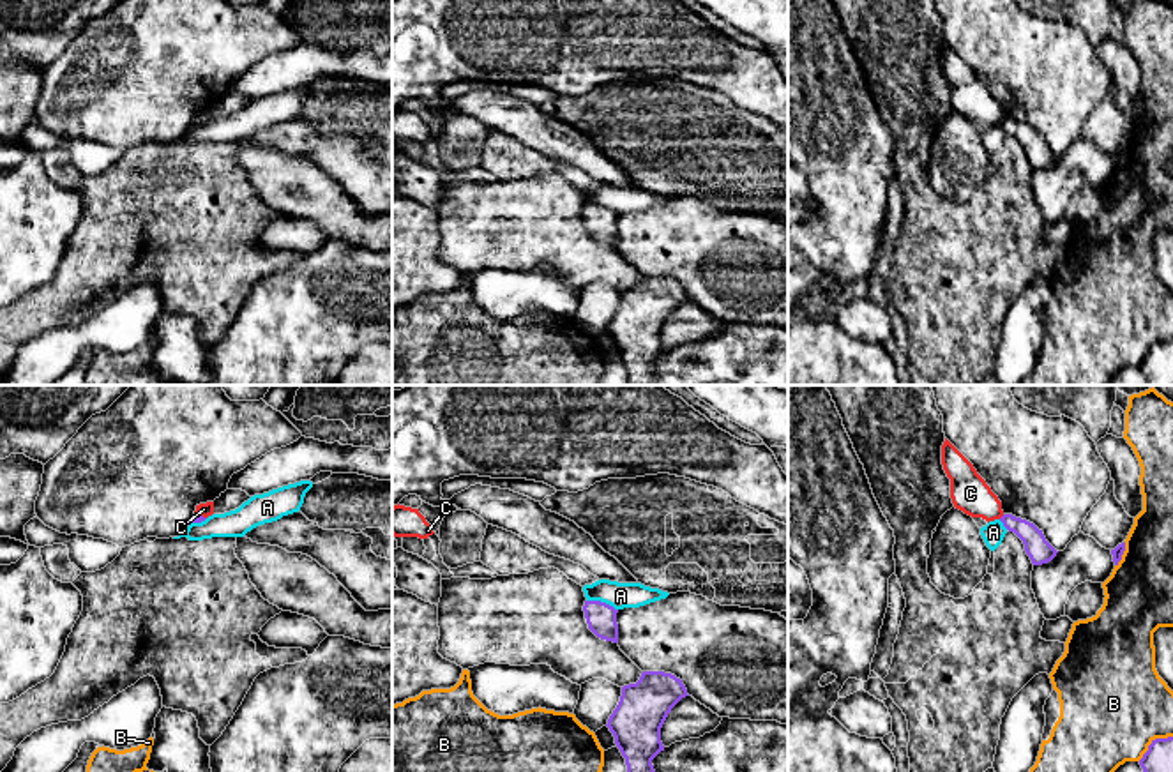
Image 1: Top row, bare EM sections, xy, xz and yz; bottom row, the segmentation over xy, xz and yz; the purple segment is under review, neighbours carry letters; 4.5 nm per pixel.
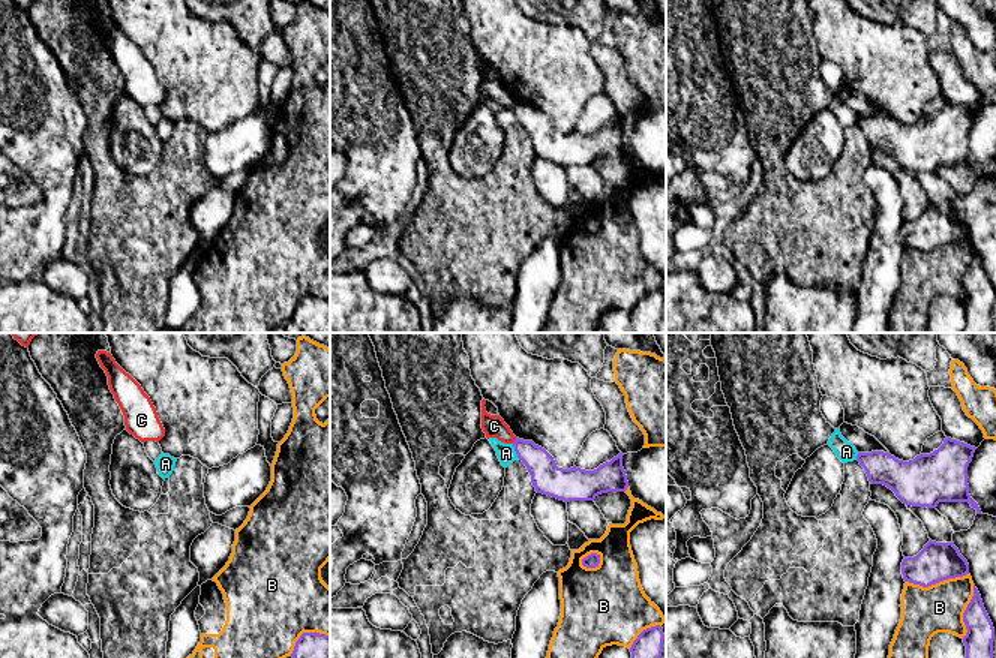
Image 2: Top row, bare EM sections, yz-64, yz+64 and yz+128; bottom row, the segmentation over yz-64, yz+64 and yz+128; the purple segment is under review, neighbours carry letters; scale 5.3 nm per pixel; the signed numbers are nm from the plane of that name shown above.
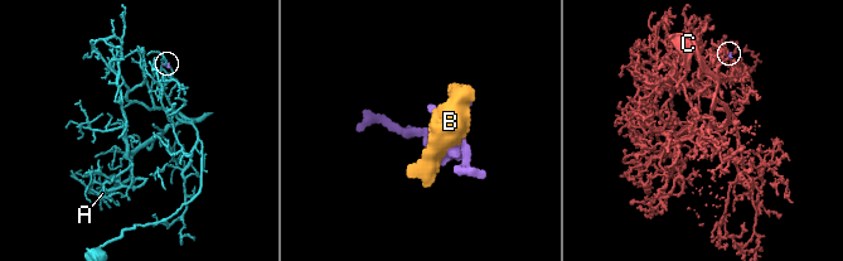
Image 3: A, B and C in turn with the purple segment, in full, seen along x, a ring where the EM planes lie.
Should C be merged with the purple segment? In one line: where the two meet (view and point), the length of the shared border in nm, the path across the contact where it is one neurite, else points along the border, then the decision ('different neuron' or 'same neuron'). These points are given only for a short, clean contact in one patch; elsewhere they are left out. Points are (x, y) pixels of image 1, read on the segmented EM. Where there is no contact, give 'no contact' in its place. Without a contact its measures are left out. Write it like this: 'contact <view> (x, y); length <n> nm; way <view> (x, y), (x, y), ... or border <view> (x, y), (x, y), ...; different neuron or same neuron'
contact yz (1002, 516); length 40 nm; border yz (1004, 514), (998, 518); different neuron

